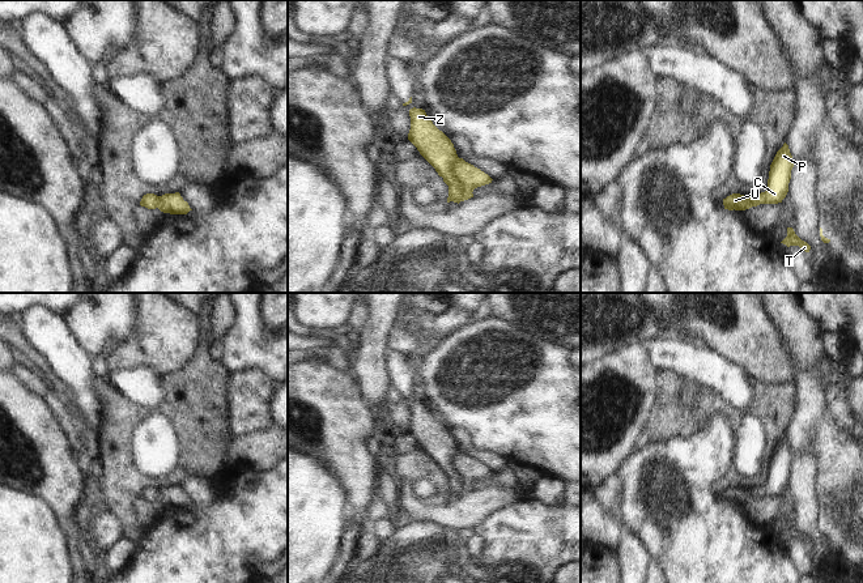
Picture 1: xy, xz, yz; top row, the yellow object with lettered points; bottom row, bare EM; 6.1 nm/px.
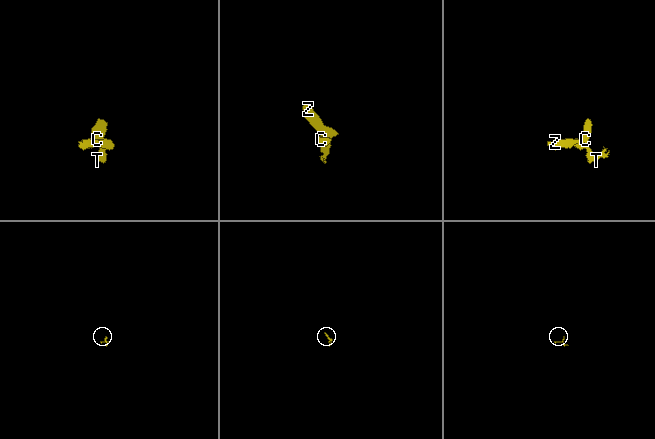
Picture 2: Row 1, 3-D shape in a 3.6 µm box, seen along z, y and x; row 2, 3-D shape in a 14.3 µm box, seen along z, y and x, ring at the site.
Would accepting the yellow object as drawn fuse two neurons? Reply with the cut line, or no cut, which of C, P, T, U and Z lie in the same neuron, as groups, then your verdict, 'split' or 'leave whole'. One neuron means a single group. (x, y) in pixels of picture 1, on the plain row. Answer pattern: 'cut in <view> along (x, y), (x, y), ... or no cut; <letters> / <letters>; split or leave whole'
cut in xz along (458, 450), (451, 459), (451, 464), (459, 477), (462, 493); C P U Z / T; split

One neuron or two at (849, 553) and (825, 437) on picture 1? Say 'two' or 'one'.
one

